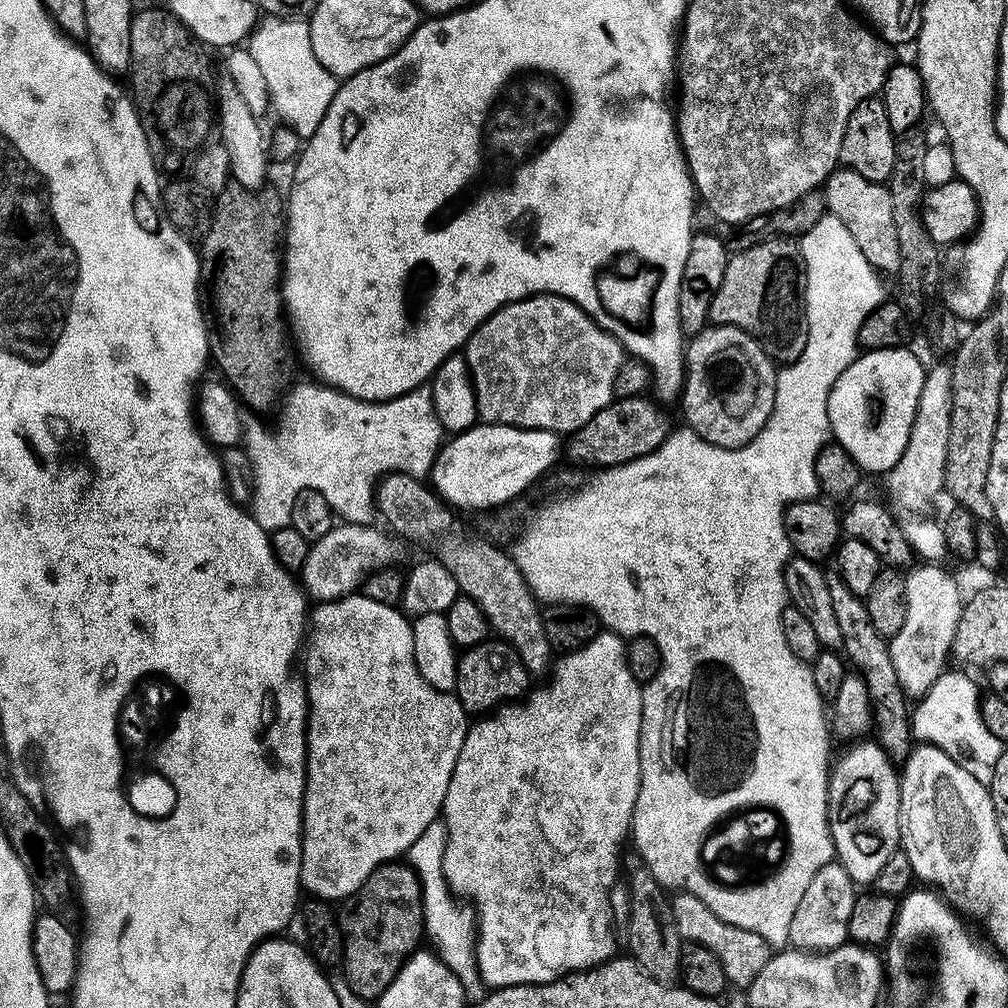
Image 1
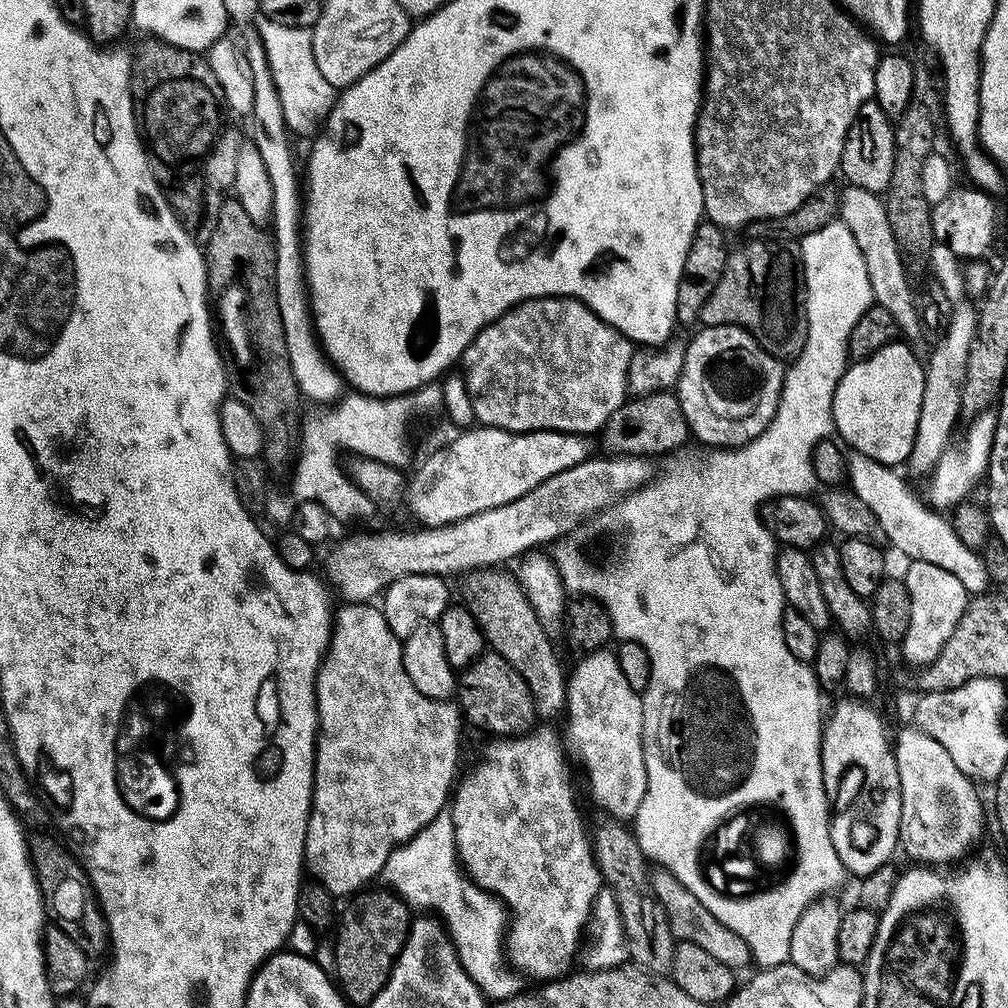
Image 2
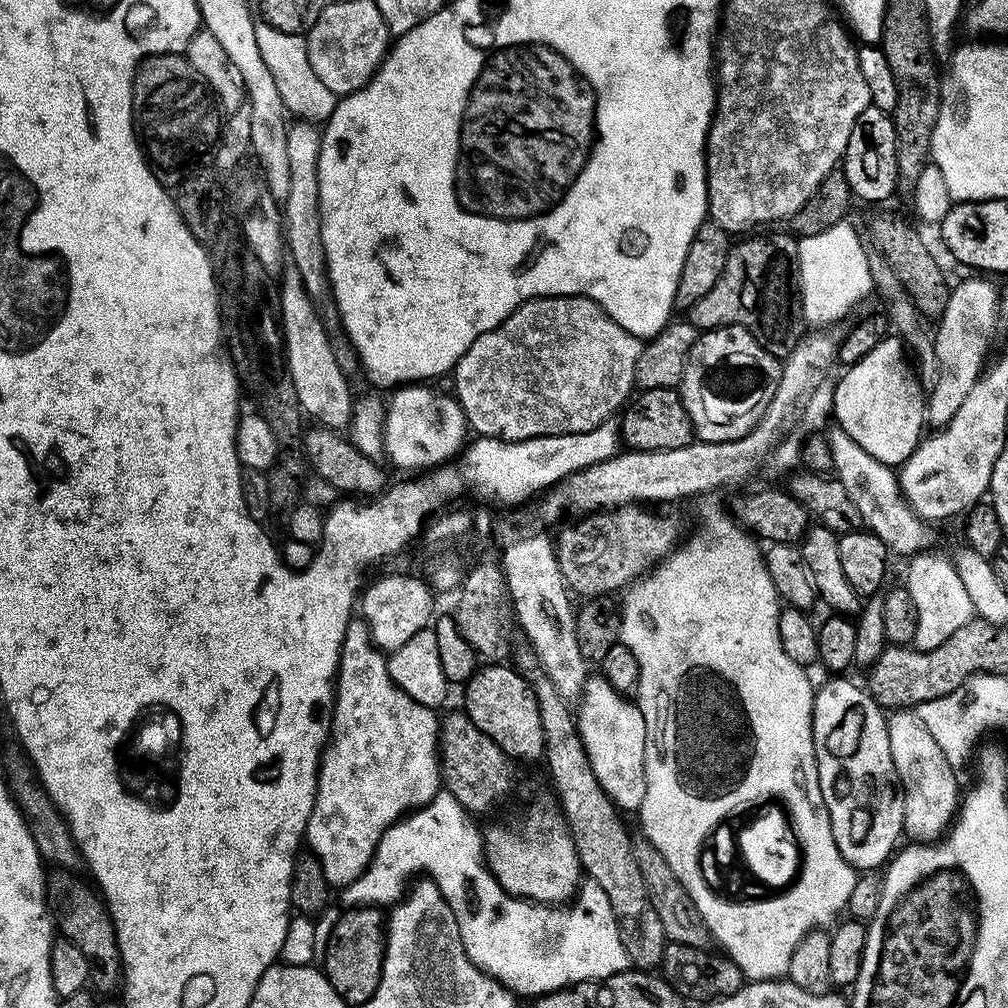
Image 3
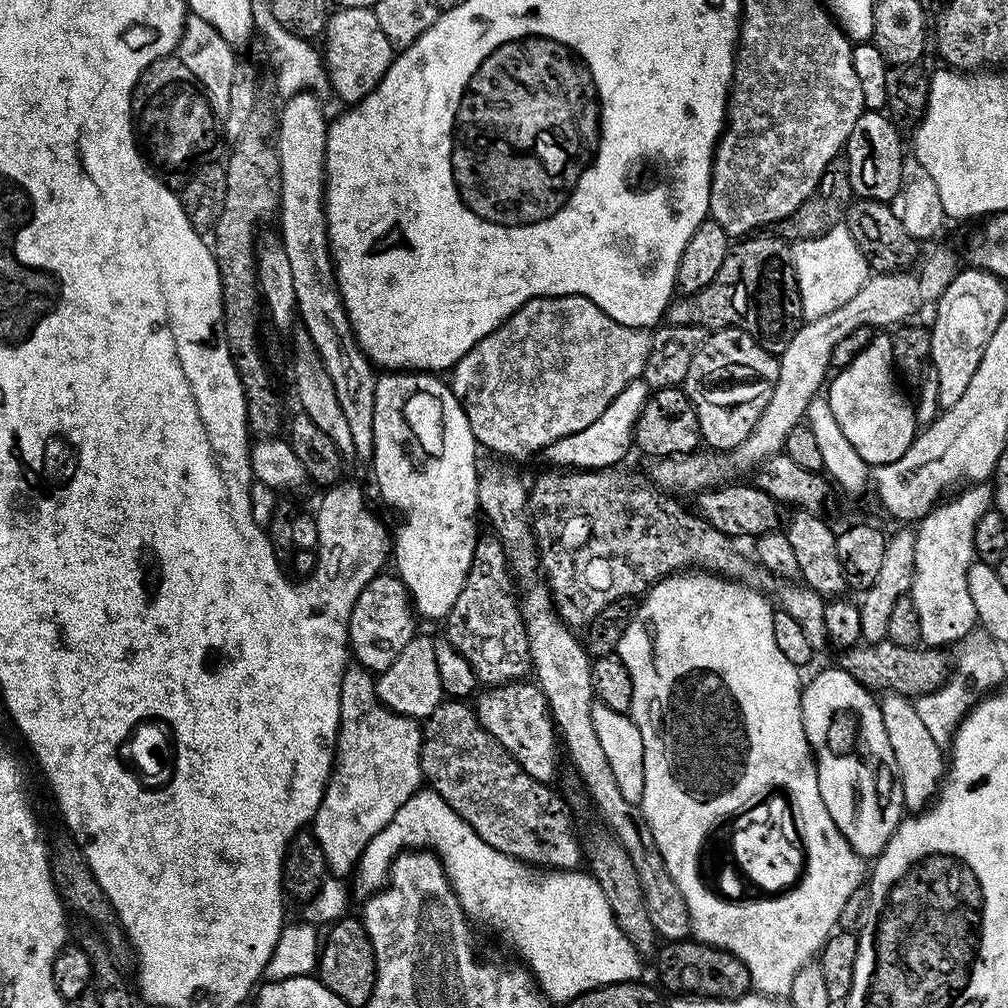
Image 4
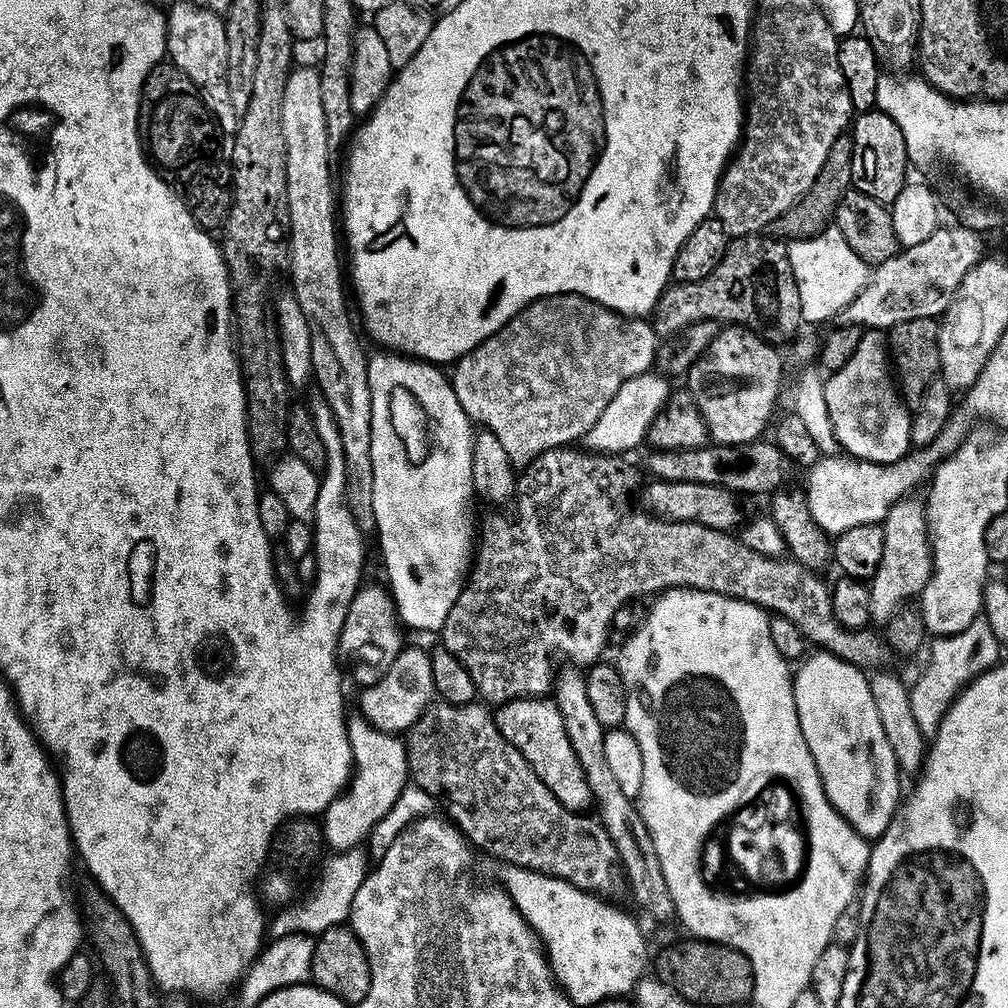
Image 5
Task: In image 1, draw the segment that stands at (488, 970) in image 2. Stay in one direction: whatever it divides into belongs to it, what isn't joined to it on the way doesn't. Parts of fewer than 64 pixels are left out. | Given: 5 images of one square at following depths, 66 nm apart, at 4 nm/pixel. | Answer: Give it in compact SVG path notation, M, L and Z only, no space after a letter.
M437 820L426 826L414 845L408 849L406 858L420 880L423 890L423 918L425 937L432 940L433 949L448 969L460 980L471 982L477 979L476 970L476 913L467 903L452 895L442 870L442 857L445 854L445 826Z

